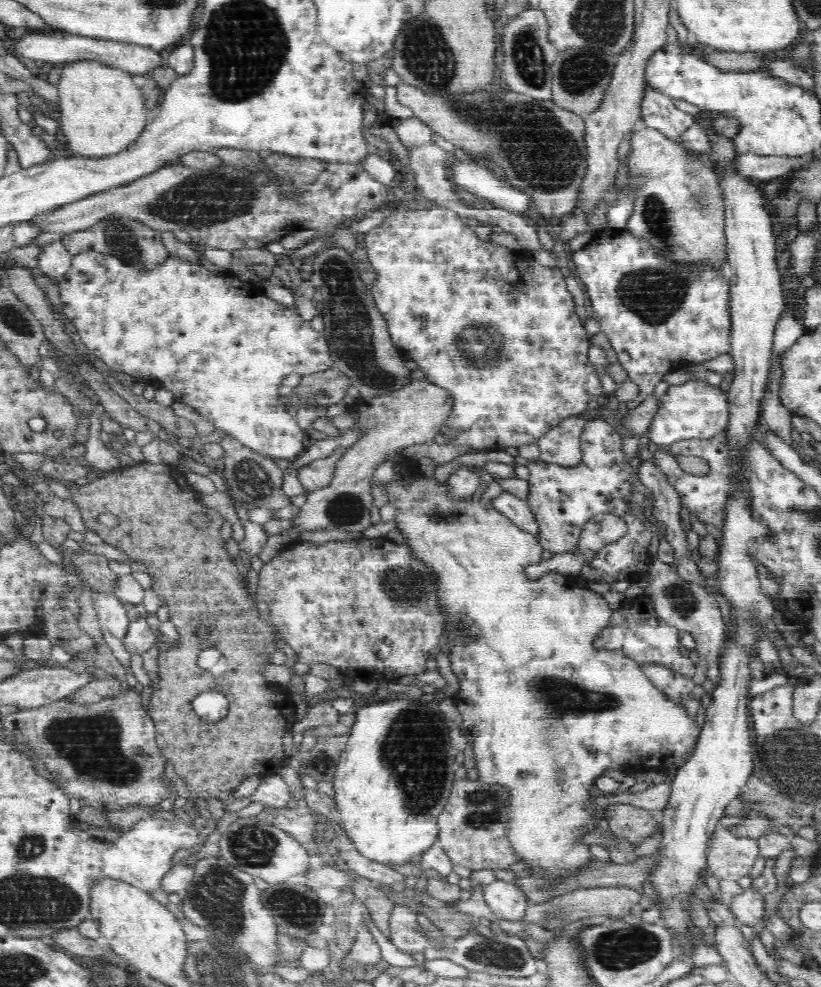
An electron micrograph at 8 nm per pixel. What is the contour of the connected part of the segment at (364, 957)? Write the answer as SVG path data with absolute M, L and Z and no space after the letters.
M364 922L357 926L355 936L352 950L346 954L346 958L341 962L344 969L350 969L353 964L369 967L383 960L380 946Z

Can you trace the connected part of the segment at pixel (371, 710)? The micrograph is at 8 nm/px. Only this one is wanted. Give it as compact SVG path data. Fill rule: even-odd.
M373 699L366 706L360 709L355 709L355 721L353 725L348 728L348 740L342 754L340 755L336 771L333 778L333 790L335 792L334 799L336 808L342 816L342 830L346 830L345 834L350 836L350 840L354 842L354 846L358 848L358 852L364 856L365 859L375 860L379 864L404 864L414 858L420 856L430 848L437 844L439 836L439 828L437 825L438 817L444 810L445 804L448 802L452 786L455 782L454 772L457 770L455 756L457 751L453 749L453 744L449 735L450 727L446 723L444 713L438 709L438 704L427 702L423 699L391 699L384 700Z

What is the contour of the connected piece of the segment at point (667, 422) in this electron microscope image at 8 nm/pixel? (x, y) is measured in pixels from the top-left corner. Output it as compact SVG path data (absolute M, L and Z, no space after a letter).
M701 380L686 381L681 386L669 386L668 392L662 396L648 437L657 446L672 445L680 440L718 439L727 428L729 416L727 397L720 387L704 385Z

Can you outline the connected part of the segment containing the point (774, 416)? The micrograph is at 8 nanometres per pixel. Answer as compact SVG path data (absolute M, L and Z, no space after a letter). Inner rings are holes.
M776 356L772 360L768 371L768 386L764 389L762 398L761 417L764 418L766 426L771 432L780 436L787 444L792 445L791 431L793 426L791 421L793 415L783 406L780 395L783 369L781 367L781 357Z

